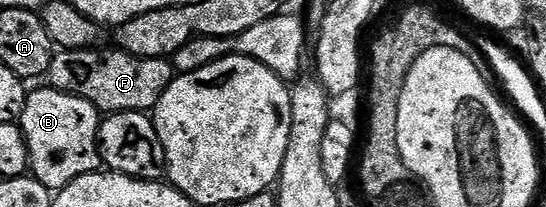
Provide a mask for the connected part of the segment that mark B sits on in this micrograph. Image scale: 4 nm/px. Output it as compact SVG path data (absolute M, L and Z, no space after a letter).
M51 87L44 89L32 89L26 99L26 107L22 111L19 119L20 130L26 135L26 143L30 151L31 176L36 177L45 185L46 188L53 191L59 191L67 187L74 179L78 179L87 173L97 172L101 168L100 160L100 123L102 114L100 110L81 97L75 97L69 93L63 93Z

